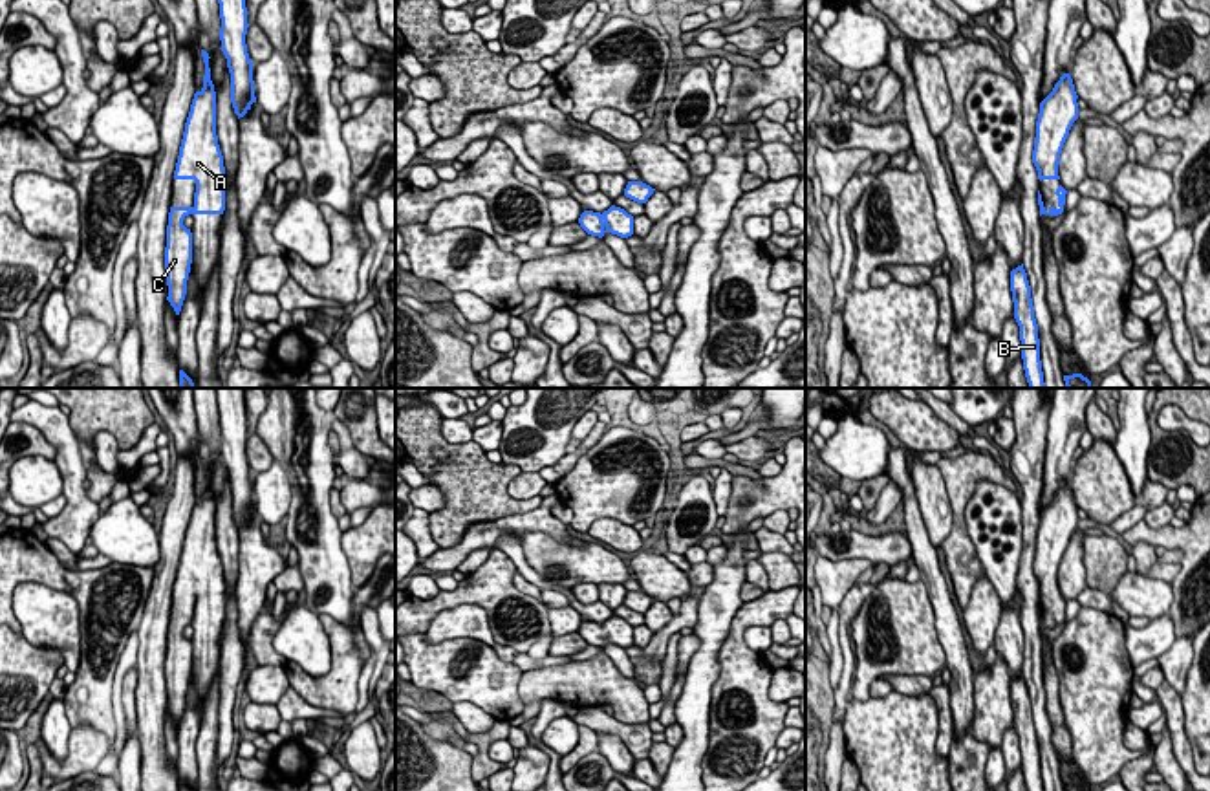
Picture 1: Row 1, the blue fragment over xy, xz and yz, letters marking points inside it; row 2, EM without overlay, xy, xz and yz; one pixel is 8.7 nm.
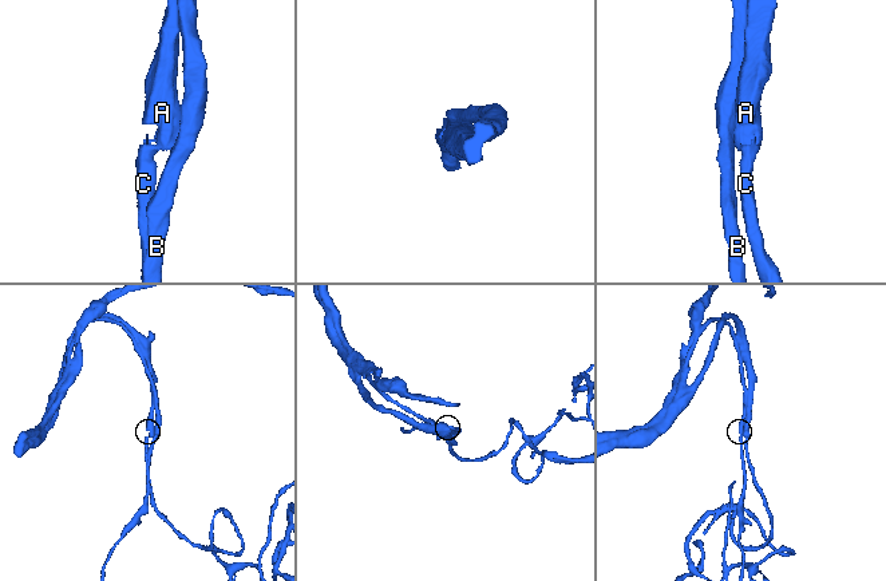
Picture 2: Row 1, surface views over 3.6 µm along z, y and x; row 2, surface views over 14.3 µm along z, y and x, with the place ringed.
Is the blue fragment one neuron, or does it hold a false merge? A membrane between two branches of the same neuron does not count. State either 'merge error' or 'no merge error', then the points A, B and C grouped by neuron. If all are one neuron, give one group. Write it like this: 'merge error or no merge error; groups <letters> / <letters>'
no merge error; groups A B C

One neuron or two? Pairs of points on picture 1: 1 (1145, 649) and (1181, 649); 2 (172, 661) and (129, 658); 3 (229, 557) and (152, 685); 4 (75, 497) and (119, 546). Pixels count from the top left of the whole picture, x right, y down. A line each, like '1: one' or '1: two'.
1: two
2: two
3: two
4: two

